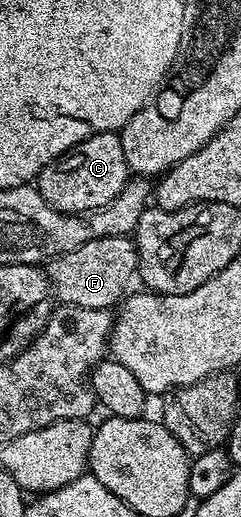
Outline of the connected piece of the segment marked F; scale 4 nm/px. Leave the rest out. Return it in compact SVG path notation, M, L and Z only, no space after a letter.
M129 236L95 238L86 245L71 250L70 253L60 255L58 258L49 260L46 265L46 274L52 286L55 298L65 306L109 310L117 306L129 290L128 283L134 279L139 263L135 242Z

